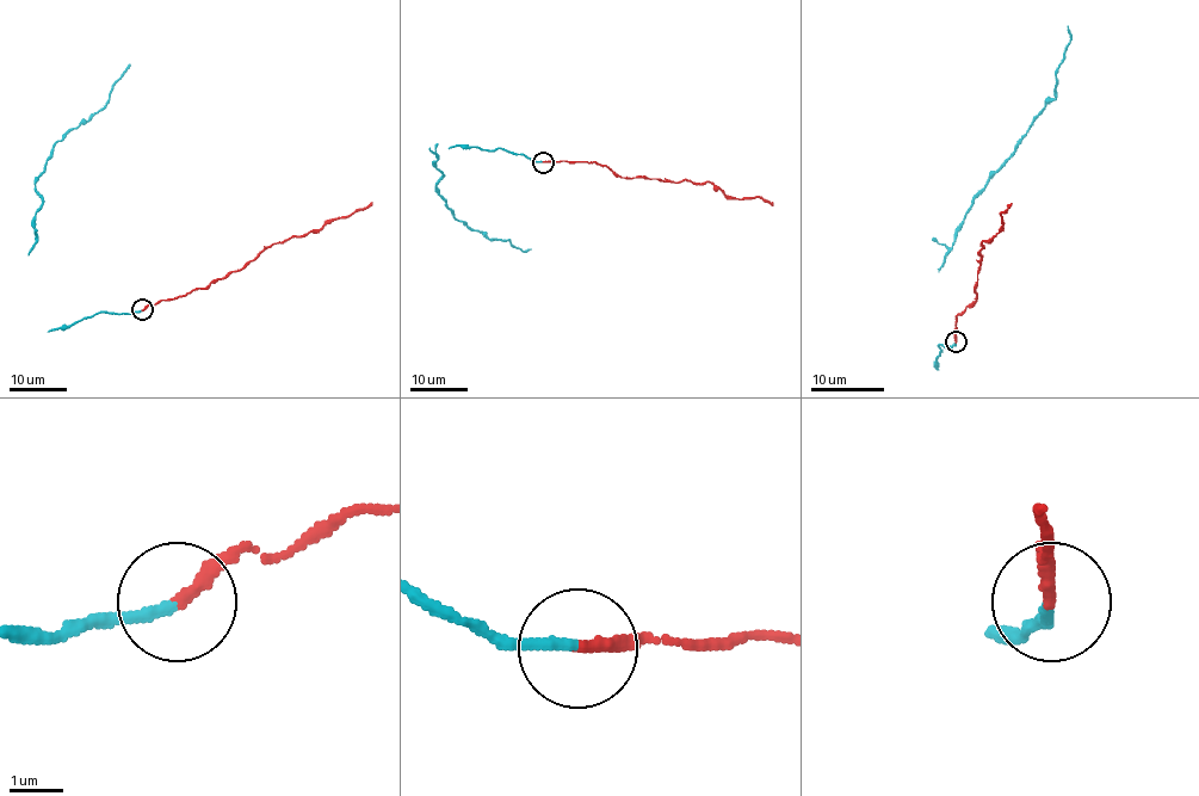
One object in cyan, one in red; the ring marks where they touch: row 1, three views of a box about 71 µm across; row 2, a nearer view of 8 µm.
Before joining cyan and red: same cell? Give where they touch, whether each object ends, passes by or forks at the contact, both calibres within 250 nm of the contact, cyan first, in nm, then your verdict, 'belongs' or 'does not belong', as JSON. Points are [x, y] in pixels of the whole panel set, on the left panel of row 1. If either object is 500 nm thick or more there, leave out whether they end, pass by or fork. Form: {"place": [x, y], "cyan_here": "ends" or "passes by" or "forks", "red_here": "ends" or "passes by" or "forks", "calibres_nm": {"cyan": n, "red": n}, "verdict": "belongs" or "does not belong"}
{"place": [142, 309], "cyan_here": "ends", "red_here": "ends", "calibres_nm": {"cyan": 200, "red": 260}, "verdict": "belongs"}

